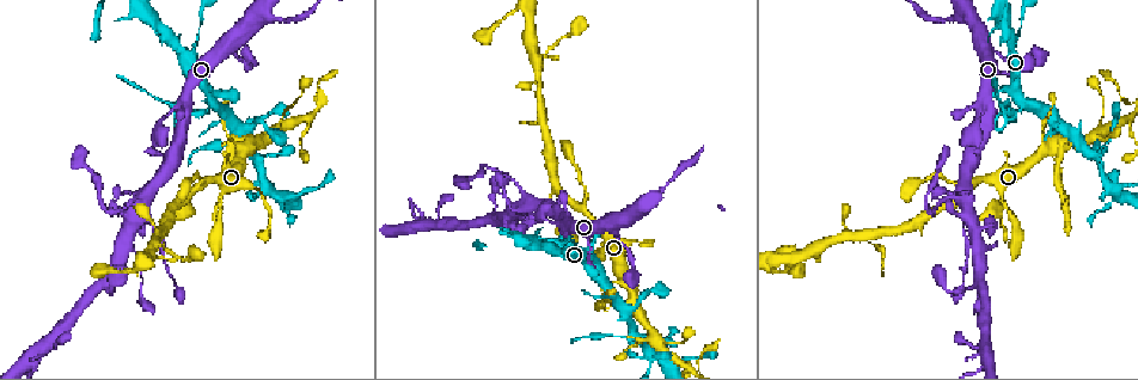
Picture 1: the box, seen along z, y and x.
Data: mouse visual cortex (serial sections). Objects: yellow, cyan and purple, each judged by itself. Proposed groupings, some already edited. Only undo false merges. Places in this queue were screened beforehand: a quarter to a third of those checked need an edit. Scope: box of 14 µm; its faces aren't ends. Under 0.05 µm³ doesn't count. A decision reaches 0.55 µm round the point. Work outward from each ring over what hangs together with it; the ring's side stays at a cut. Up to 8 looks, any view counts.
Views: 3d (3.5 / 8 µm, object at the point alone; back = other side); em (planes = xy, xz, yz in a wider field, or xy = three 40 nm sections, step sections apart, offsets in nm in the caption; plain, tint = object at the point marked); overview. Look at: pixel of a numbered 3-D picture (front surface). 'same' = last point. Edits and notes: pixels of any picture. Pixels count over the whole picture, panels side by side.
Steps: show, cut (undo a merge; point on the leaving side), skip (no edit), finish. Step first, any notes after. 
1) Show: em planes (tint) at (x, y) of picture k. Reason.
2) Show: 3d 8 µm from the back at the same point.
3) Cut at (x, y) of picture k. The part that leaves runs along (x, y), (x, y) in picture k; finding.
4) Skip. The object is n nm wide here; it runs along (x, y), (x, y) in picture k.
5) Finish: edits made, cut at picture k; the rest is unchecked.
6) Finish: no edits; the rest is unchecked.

Show: 3d 3.5 µm at (212, 101) of picture 1. A fork.

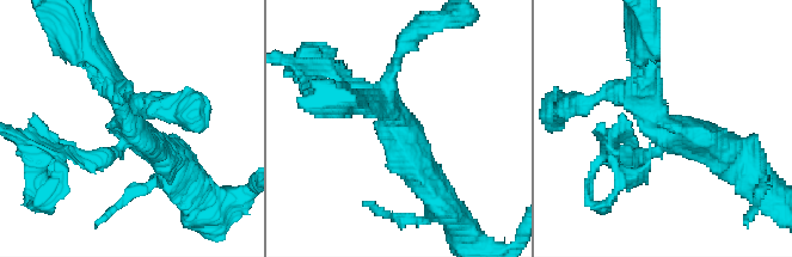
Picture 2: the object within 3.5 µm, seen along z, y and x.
Show: em xy step 1 (tint) at (399, 122) of picture 2. 3 arms meet here; the arms are 200, 350, 400 nm wide; shape alone is not enough.

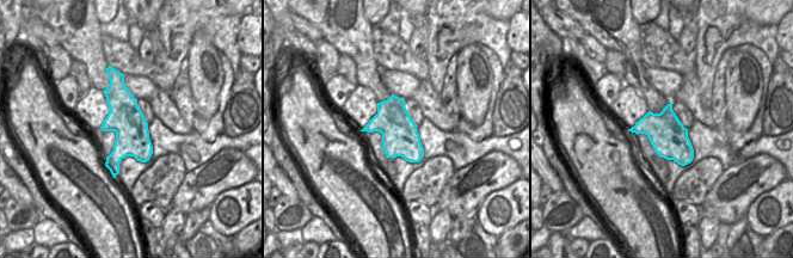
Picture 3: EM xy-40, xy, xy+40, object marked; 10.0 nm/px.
Show: em planes (tint) at the same point.

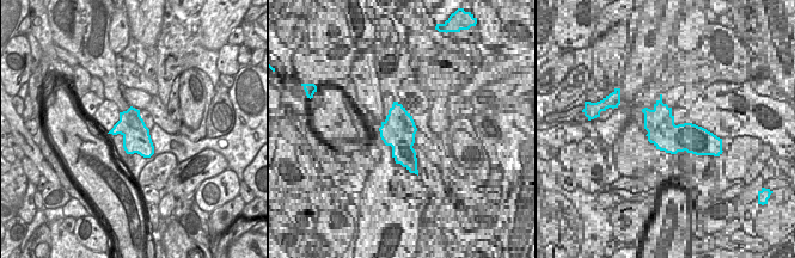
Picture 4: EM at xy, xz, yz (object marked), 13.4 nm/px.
Cut at (85, 163) of picture 2. The part that leaves runs along (110, 152), (29, 145) in picture 2; a second cell is stuck on.

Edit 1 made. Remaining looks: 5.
Show: 3d 3.5 µm at (633, 332) of picture 1. Four-way junction.

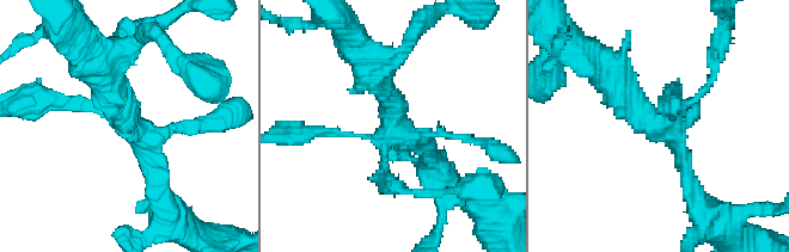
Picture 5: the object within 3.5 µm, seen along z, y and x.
Show: em xy step 2 (tint) at (128, 125) of picture 5.

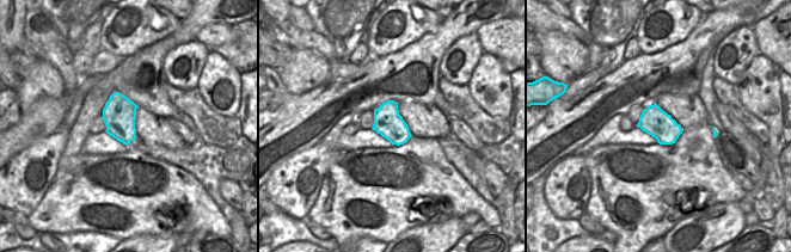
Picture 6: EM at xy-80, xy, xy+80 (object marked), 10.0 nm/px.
Show: em xy step 1 (tint) at the same point.

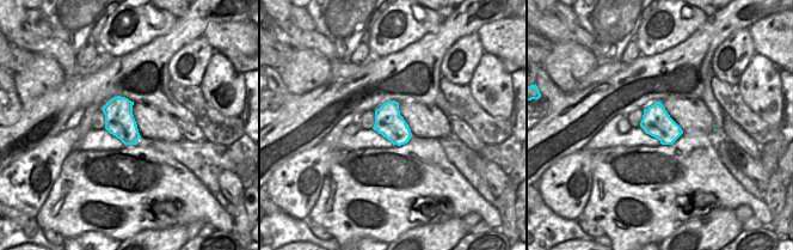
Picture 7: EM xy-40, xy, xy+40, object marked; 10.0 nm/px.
Skip. It runs along (611, 72), (676, 135), (690, 186) in picture 5; one cell here.

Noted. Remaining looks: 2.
Show: 3d 3.5 µm at (534, 62) of picture 1. Three arms meet.

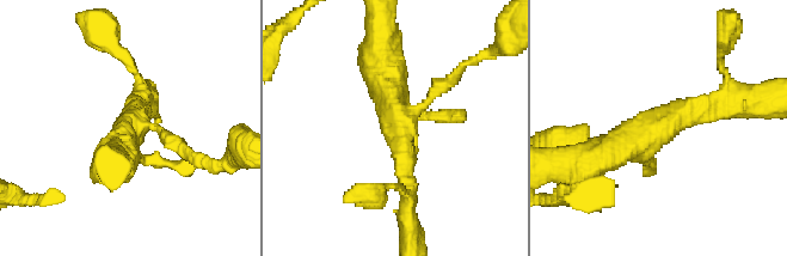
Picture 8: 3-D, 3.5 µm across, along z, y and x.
Show: em xy step 3 (tint) at (132, 128) of picture 8. Now the EM.

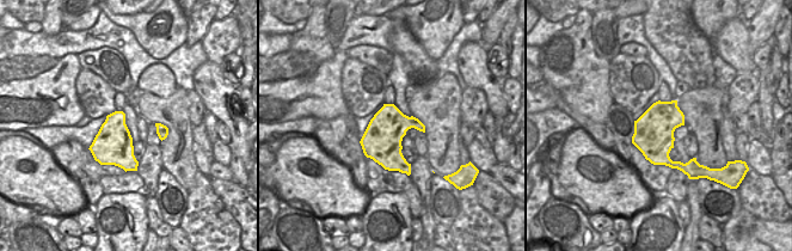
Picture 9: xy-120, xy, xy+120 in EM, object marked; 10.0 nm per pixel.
Skip. One cell here.

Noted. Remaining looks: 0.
Finish: edits made, cut at picture 2; the rest is unchecked.

